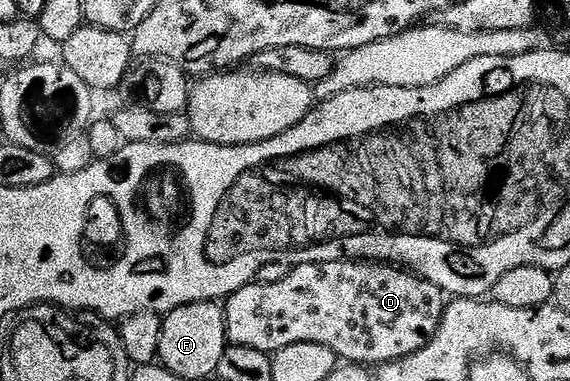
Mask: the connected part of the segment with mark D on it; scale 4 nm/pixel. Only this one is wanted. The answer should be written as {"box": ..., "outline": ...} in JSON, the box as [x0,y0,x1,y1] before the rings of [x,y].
{"box":[223,259,447,365],"outline":[[[340,259],[330,263],[298,263],[290,266],[283,281],[248,283],[223,303],[225,309],[225,337],[230,344],[246,349],[272,353],[287,349],[287,345],[310,343],[327,345],[338,360],[353,365],[380,365],[407,357],[433,339],[443,321],[447,296],[431,281],[414,275],[408,269],[385,261],[354,261]]]}

